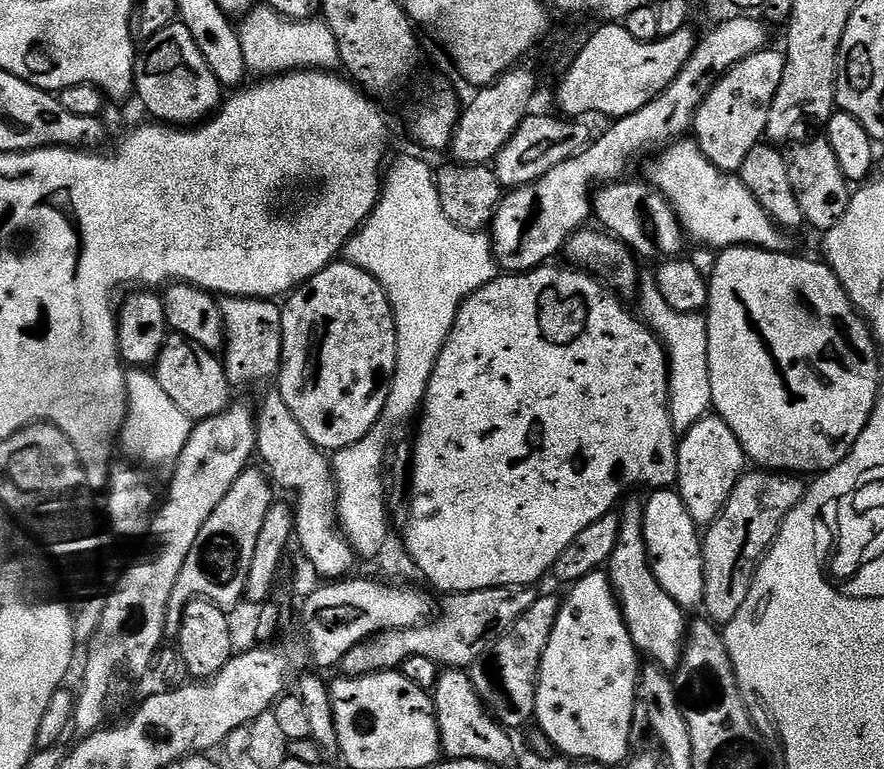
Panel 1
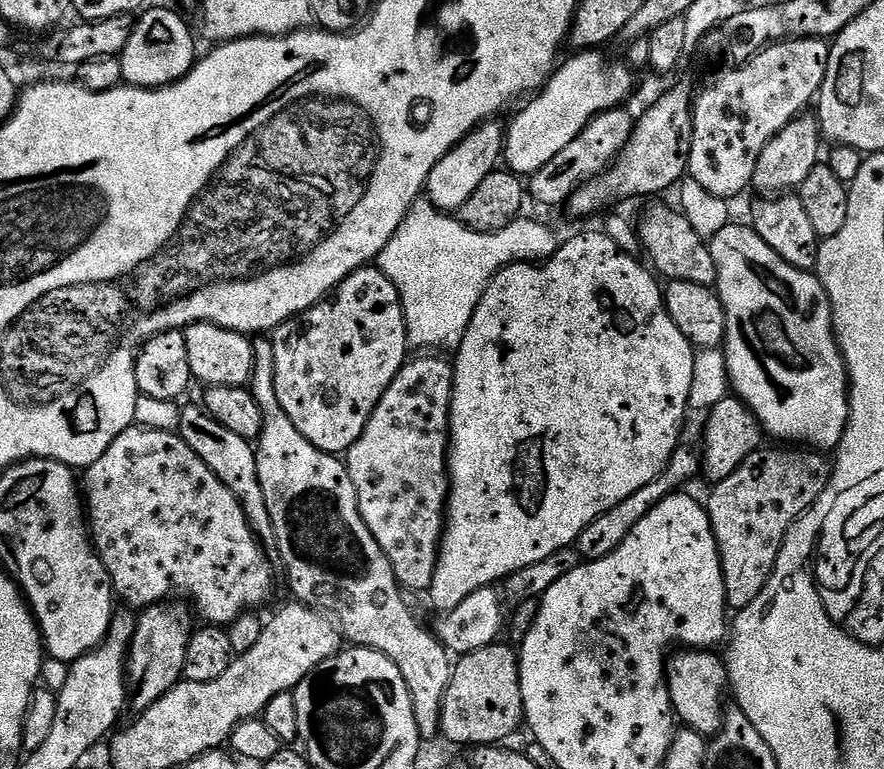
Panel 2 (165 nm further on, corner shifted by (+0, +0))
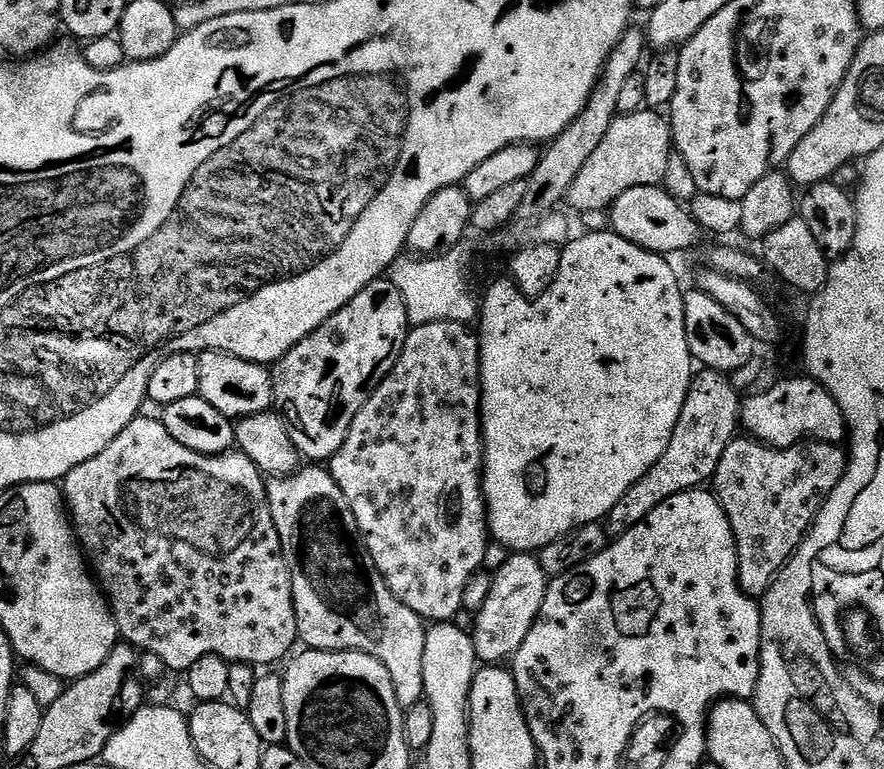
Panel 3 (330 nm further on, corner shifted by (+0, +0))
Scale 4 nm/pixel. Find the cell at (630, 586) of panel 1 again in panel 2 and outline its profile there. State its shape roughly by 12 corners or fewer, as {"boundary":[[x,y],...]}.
{"boundary":[[676,650],[664,677],[675,719],[705,738],[723,724],[728,665]]}

